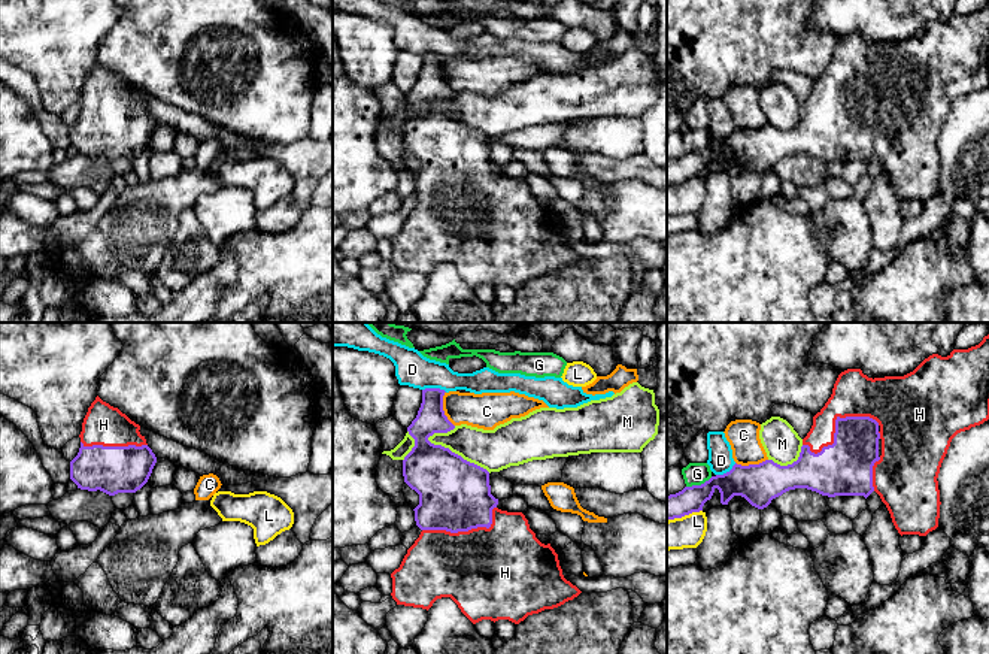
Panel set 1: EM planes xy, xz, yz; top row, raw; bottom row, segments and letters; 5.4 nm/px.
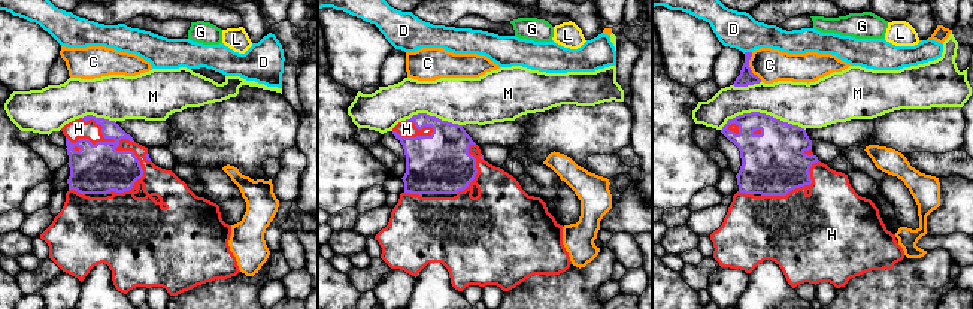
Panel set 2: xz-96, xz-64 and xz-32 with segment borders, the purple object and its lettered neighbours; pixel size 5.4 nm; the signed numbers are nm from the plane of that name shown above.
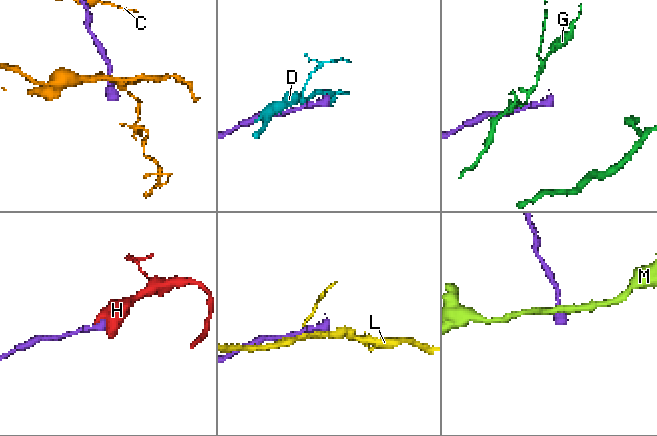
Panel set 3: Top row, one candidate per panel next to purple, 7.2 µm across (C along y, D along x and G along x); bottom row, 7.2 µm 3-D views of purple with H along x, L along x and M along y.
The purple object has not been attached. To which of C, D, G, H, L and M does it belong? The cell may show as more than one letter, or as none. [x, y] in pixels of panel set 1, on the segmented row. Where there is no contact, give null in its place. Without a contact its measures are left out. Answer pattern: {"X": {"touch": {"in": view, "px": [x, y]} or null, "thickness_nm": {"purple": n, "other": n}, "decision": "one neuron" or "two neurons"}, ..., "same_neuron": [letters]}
{"C": {"touch": {"in": "xz", "px": [442, 409]}, "thickness_nm": {"purple": 150, "other": 200}, "decision": "two neurons"}, "D": {"touch": {"in": "xz", "px": [434, 388]}, "thickness_nm": {"purple": 150, "other": 180}, "decision": "two neurons"}, "G": {"touch": {"in": "yz", "px": [698, 486]}, "thickness_nm": {"purple": 170, "other": 130}, "decision": "two neurons"}, "H": {"touch": {"in": "yz", "px": [836, 426]}, "thickness_nm": {"purple": 300, "other": 240}, "decision": "one neuron"}, "L": {"touch": {"in": "yz", "px": [683, 515]}, "thickness_nm": {"purple": 140, "other": 180}, "decision": "two neurons"}, "M": {"touch": {"in": "xz", "px": [457, 454]}, "thickness_nm": {"purple": 380, "other": 220}, "decision": "two neurons"}, "same_neuron": ["H"]}

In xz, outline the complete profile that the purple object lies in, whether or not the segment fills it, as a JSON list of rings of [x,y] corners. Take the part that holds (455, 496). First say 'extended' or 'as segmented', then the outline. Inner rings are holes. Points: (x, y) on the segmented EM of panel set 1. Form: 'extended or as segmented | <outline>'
extended | [[[440,388],[422,390],[421,408],[407,427],[415,446],[403,460],[403,476],[419,494],[419,505],[413,511],[422,532],[400,567],[391,573],[392,599],[397,605],[428,611],[437,599],[450,597],[473,624],[482,620],[519,624],[528,615],[573,600],[582,591],[564,578],[550,544],[544,545],[536,538],[522,512],[497,508],[489,472],[428,440],[434,433],[455,429],[443,411],[445,393]]]

